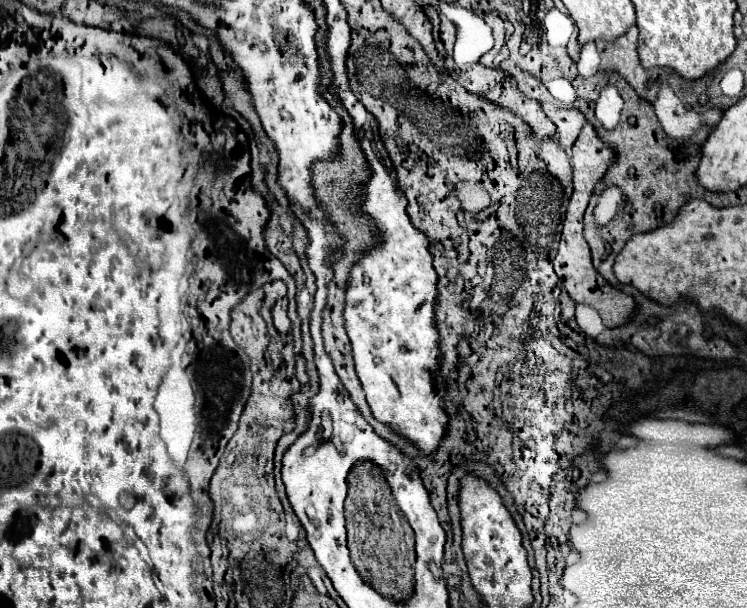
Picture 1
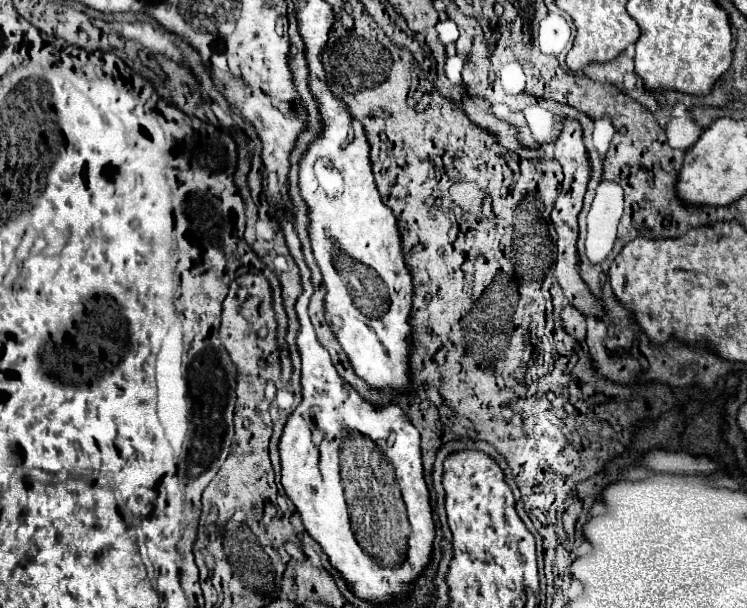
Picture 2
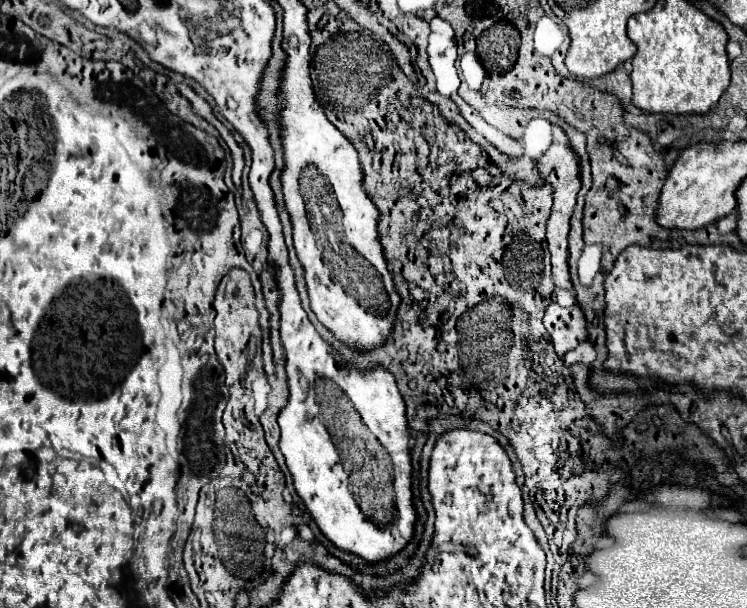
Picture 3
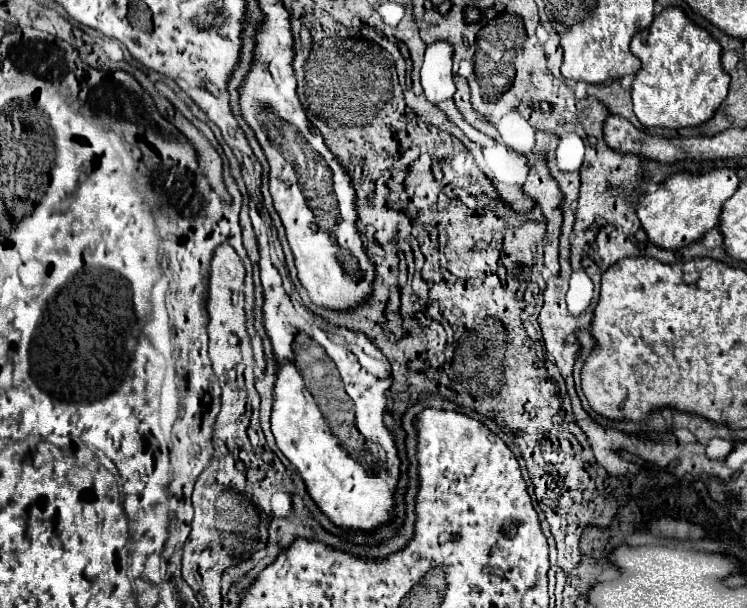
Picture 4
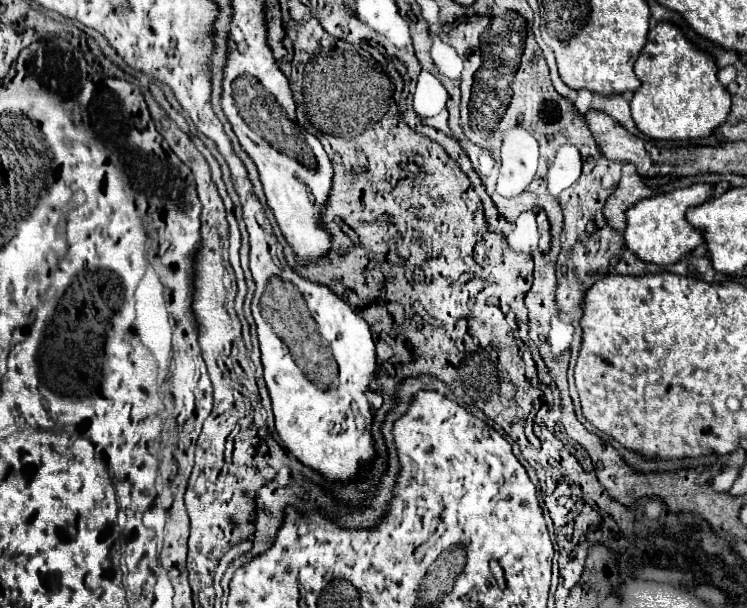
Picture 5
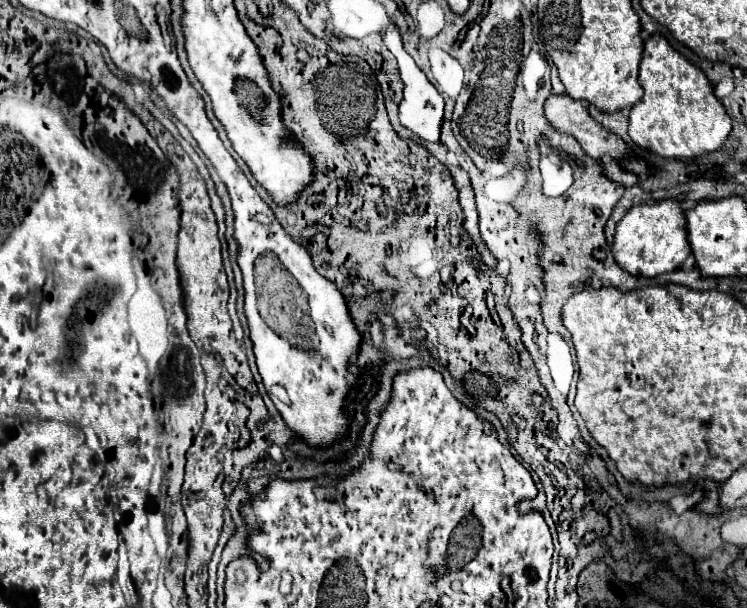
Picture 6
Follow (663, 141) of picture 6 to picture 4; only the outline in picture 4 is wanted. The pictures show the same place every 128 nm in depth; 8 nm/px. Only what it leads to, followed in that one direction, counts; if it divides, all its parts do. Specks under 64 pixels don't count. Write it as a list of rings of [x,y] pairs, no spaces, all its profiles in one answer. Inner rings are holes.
[[[664,8],[648,28],[634,34],[630,48],[642,64],[632,82],[634,114],[642,126],[694,128],[708,122],[724,102],[730,76],[720,64],[722,48],[680,8]]]

